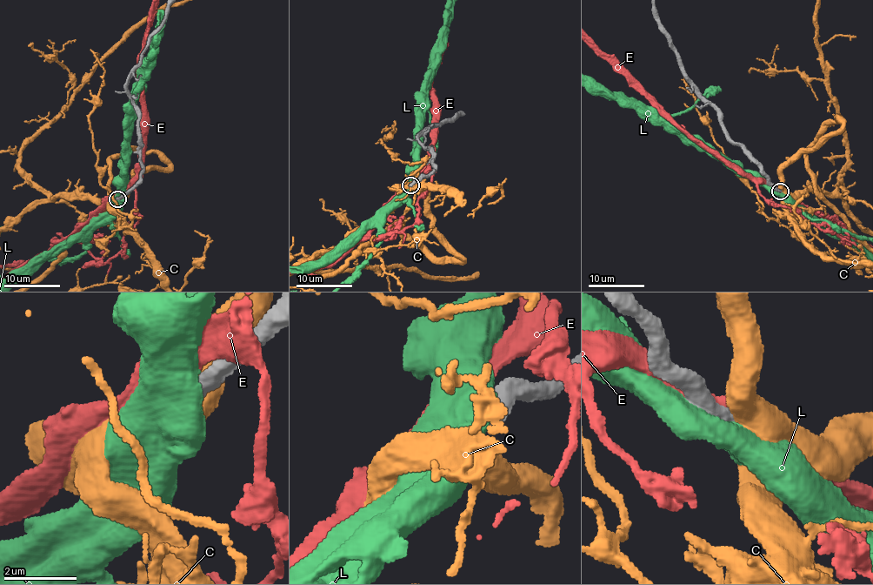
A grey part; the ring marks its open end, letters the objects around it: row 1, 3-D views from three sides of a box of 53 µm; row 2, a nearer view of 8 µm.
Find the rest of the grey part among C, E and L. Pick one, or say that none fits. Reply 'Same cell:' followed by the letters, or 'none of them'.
Same cell: C

